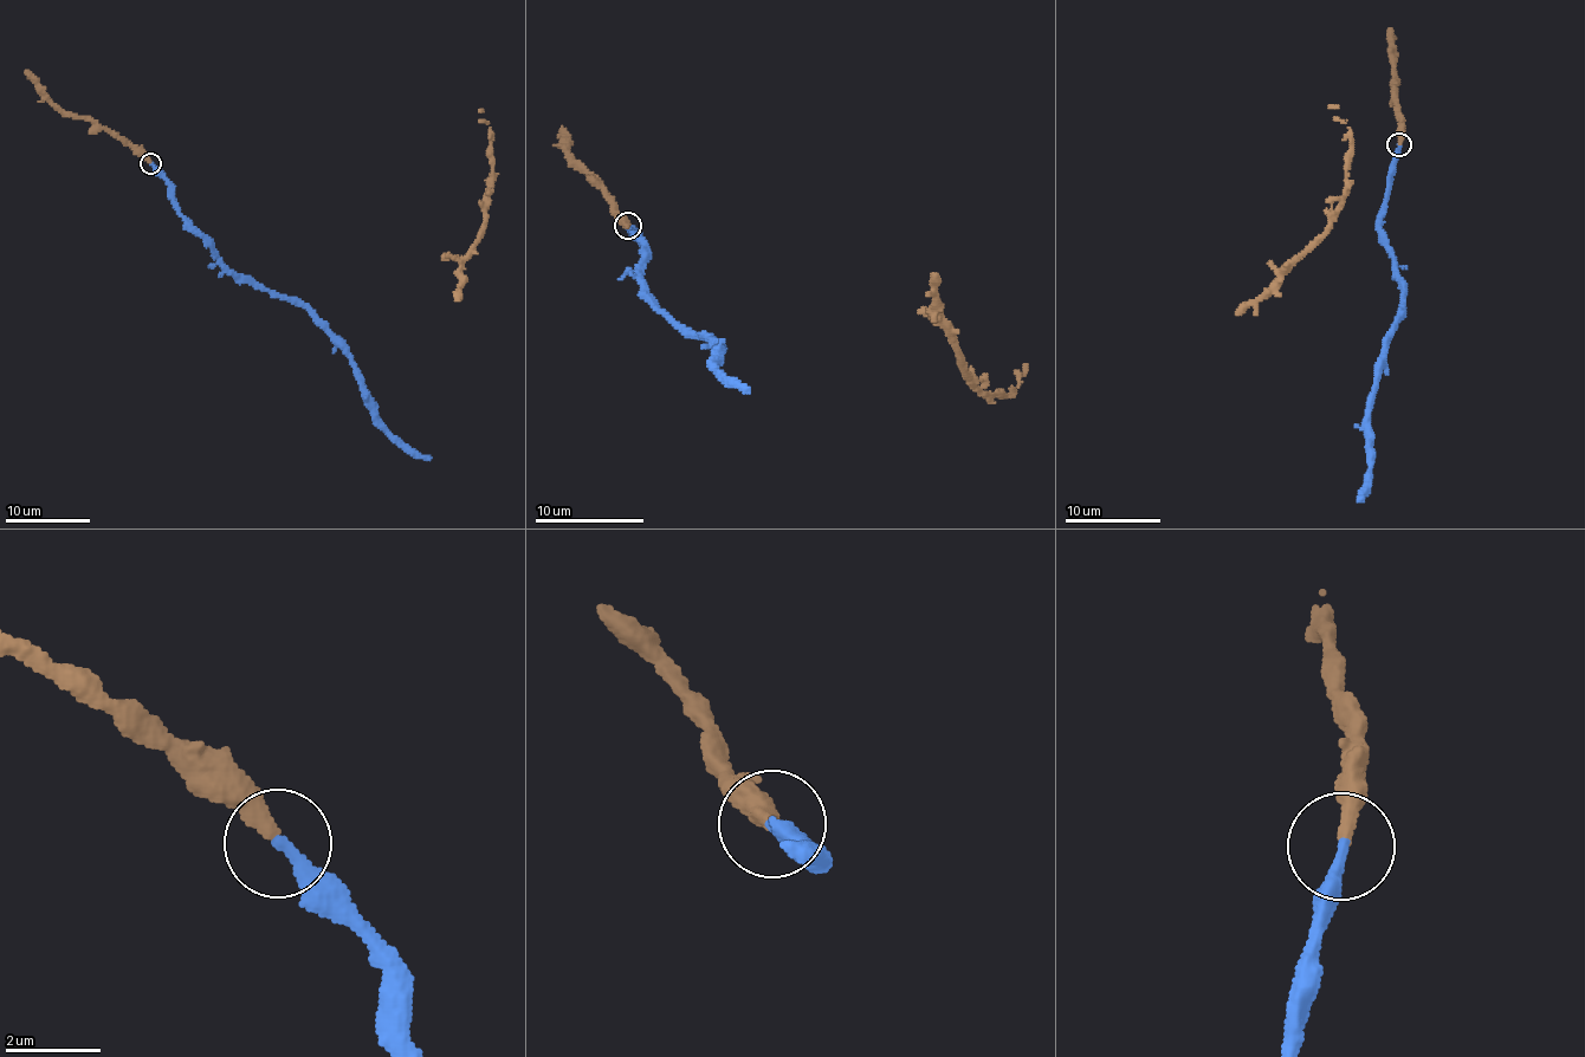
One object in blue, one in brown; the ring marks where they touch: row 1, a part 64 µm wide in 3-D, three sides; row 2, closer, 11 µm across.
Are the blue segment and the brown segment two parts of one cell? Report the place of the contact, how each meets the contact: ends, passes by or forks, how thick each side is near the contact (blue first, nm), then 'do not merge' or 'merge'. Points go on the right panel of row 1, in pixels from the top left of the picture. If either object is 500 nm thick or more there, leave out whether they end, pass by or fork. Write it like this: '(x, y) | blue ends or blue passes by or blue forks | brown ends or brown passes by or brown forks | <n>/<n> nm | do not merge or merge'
(1399, 144) | blue ends | brown ends | 260/360 nm | merge

